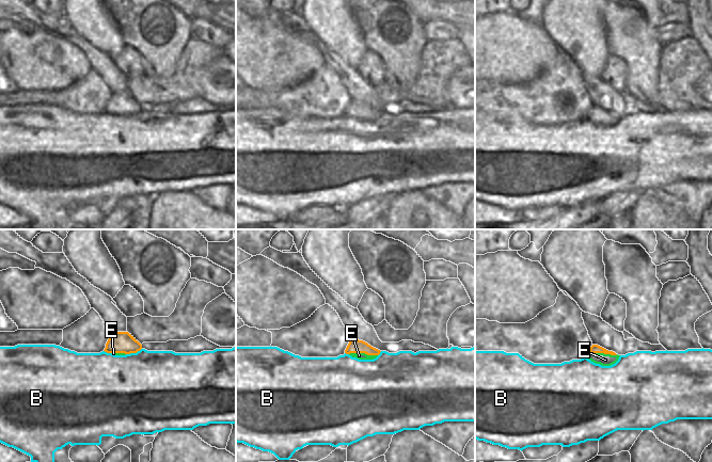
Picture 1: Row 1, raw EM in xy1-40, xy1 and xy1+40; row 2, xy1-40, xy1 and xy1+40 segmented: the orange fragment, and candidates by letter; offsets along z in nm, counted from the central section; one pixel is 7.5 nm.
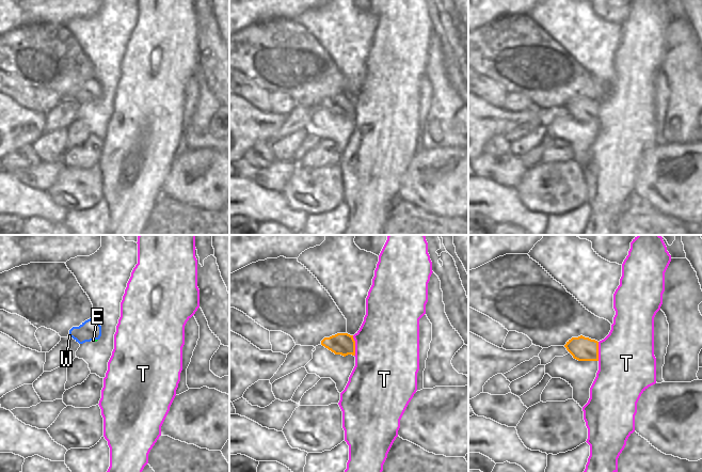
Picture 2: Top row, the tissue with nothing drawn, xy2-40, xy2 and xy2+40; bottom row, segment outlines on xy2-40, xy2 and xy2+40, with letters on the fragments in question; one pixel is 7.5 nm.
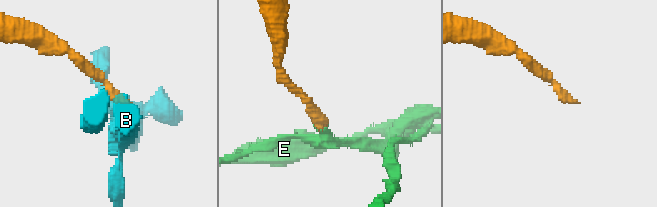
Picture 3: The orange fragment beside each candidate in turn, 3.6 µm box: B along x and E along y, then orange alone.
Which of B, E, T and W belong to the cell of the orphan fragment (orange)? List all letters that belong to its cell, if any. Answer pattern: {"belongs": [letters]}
{"belongs": ["W"]}

